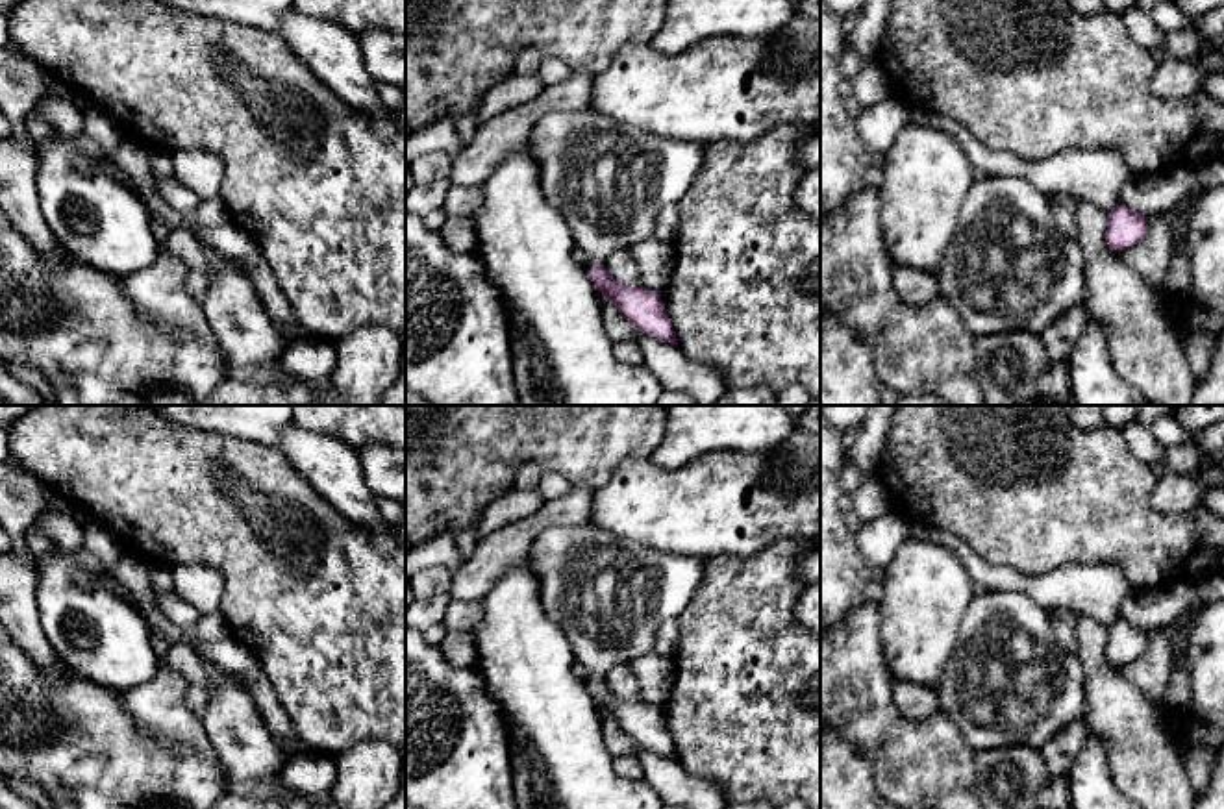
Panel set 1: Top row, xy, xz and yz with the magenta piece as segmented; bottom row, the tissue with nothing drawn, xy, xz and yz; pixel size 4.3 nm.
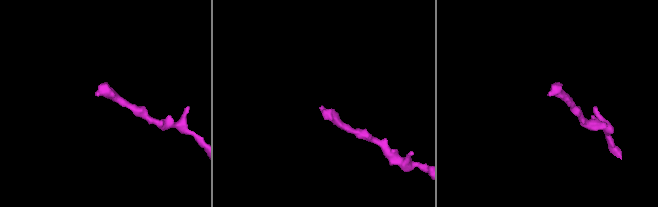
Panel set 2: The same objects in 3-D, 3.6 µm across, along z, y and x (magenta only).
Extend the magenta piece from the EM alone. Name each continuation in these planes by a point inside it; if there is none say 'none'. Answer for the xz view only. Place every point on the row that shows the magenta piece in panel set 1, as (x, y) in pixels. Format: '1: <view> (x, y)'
1: xz (610, 182)

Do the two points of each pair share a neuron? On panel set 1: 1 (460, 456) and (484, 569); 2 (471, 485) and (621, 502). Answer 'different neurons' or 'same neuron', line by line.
1: different neurons
2: different neurons

